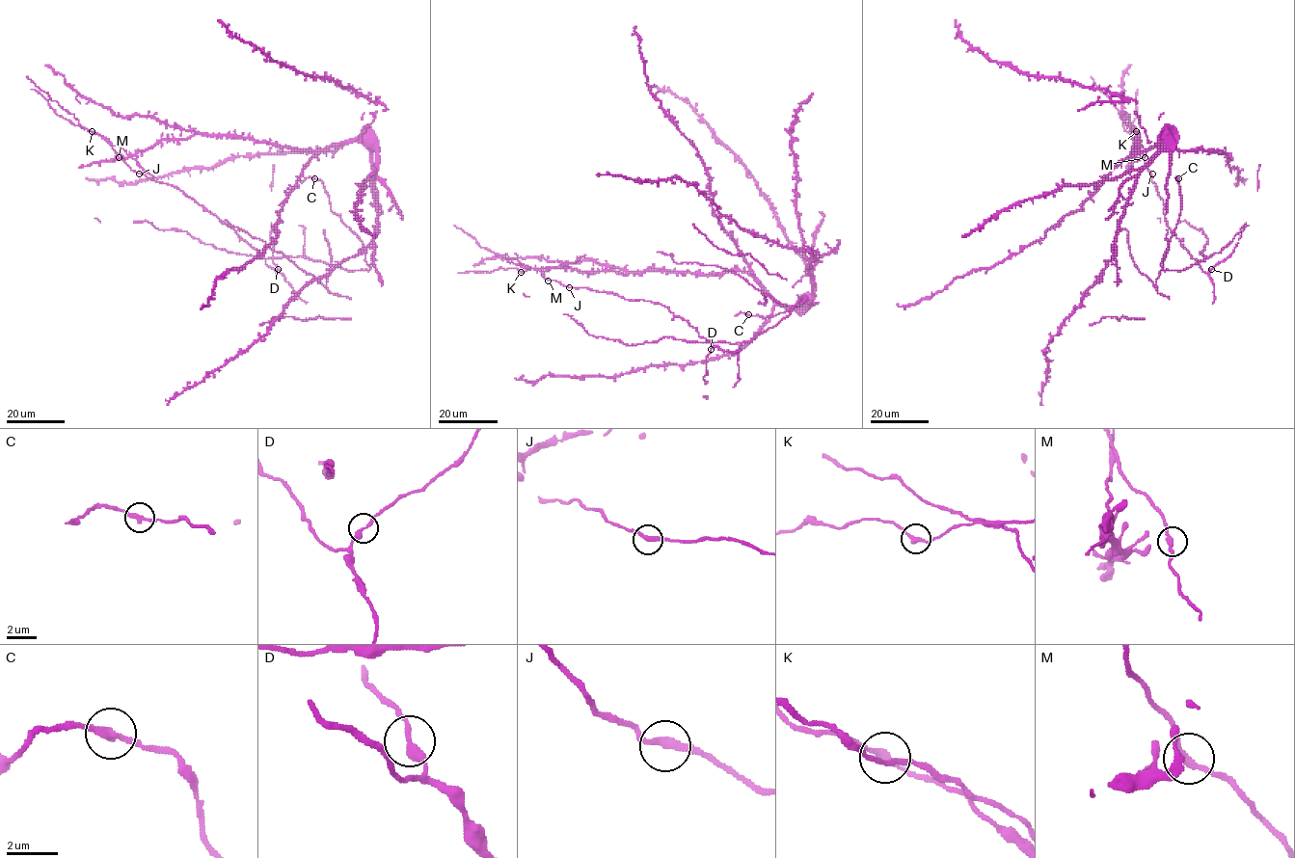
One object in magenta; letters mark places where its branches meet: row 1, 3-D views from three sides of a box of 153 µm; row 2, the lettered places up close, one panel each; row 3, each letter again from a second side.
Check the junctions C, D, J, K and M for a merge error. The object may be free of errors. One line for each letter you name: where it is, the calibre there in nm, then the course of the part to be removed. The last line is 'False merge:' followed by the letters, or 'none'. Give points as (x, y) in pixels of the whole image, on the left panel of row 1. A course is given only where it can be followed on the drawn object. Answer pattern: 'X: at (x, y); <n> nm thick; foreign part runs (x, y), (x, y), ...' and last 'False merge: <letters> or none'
False merge: none

